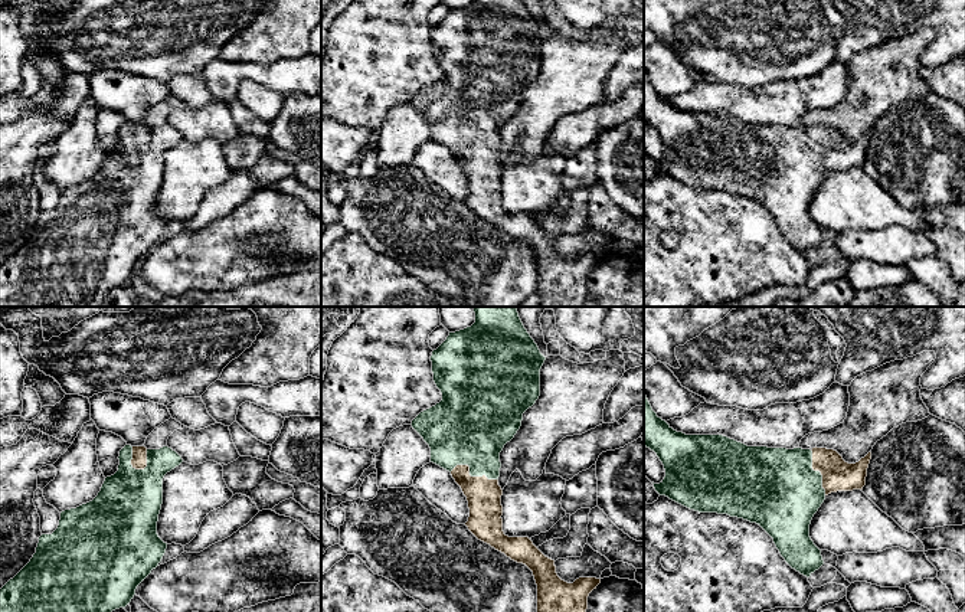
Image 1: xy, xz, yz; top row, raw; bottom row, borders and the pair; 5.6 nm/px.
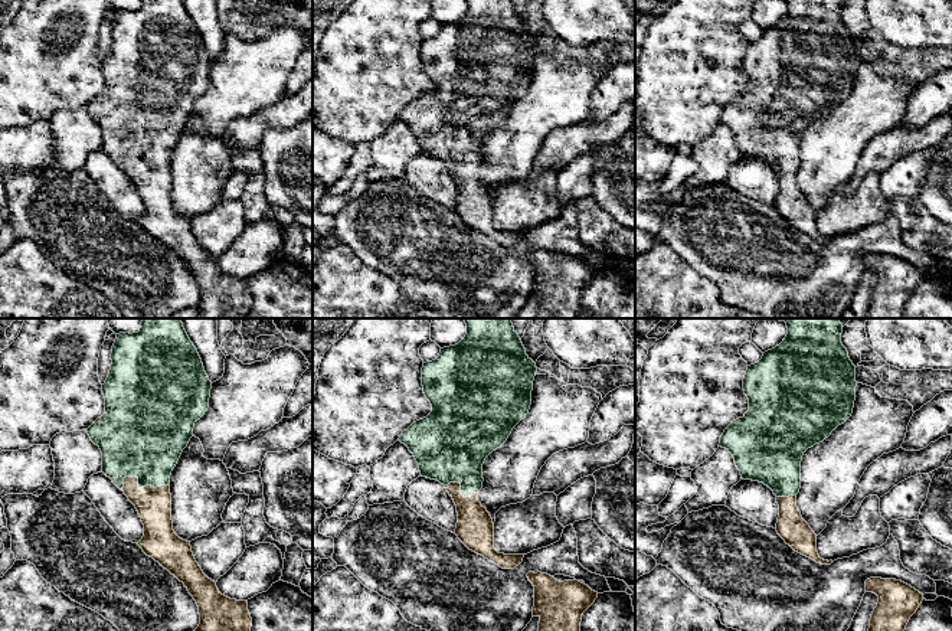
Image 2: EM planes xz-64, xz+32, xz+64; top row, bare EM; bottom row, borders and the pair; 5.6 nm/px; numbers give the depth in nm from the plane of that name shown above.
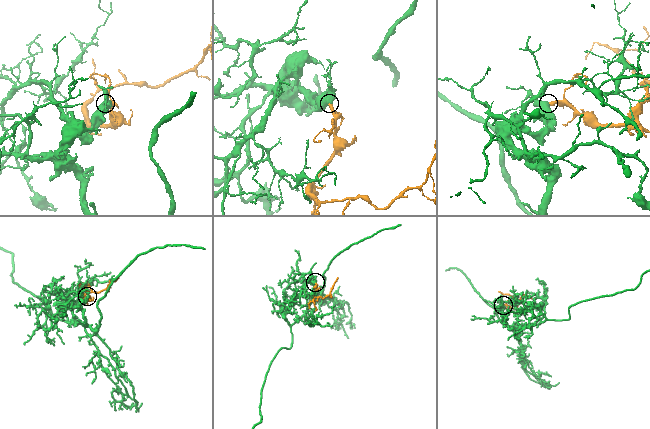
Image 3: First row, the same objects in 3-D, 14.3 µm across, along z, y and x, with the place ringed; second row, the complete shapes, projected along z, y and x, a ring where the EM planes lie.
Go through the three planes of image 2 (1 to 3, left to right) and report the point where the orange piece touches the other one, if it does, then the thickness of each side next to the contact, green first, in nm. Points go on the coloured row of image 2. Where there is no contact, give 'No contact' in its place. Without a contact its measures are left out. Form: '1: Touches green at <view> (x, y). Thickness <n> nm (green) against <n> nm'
1: Touches green at xz-64 (138, 486). Thickness 400 nm (green) against 190 nm
2: Touches green at xz+32 (461, 490). Thickness 400 nm (green) against 200 nm
3: Touches green at xz+64 (785, 496). Thickness 340 nm (green) against 160 nm

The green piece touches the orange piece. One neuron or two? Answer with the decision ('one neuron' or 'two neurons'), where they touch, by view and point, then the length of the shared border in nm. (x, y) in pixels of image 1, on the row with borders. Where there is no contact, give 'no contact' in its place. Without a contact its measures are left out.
one neuron; contact xz (471, 475); length 280 nm

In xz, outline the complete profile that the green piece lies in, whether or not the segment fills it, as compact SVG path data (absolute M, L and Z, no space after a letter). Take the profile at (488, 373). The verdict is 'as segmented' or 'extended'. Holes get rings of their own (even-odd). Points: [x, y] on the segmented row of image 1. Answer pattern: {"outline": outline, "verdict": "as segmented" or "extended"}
{"outline": "M474 307L475 323L464 330L449 333L446 340L432 351L432 373L442 400L421 412L412 428L431 448L431 462L451 472L468 501L470 517L465 526L481 541L504 553L517 563L526 564L537 585L537 612L586 612L588 596L601 583L596 577L579 577L573 583L562 580L555 560L546 557L529 537L508 537L503 531L503 490L498 485L500 452L521 426L523 413L540 396L540 369L546 357L524 328L516 307Z", "verdict": "extended"}

